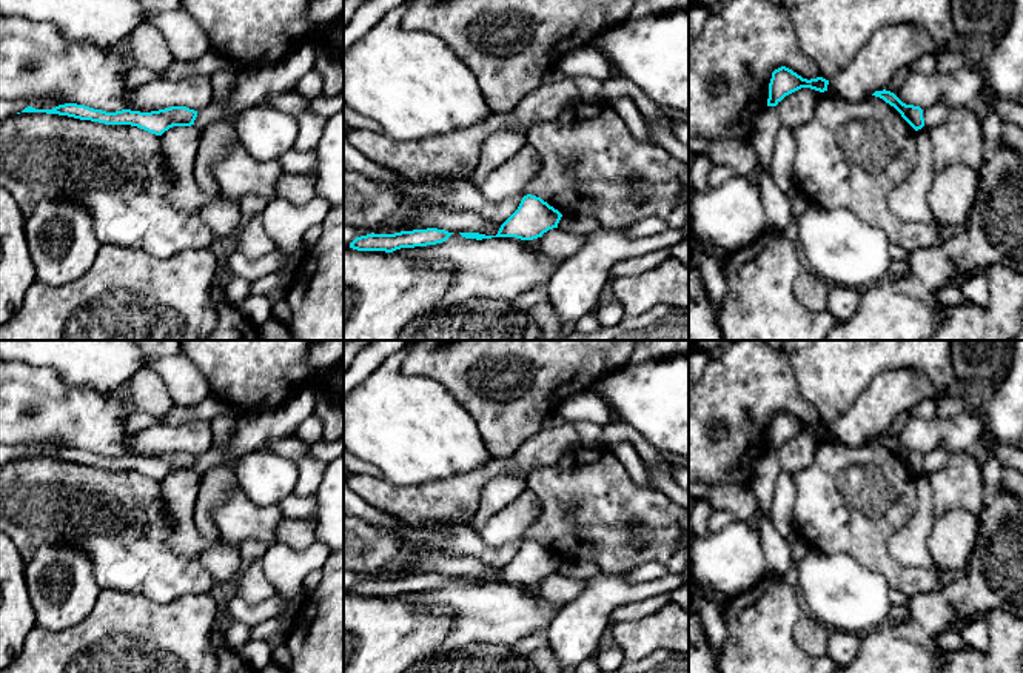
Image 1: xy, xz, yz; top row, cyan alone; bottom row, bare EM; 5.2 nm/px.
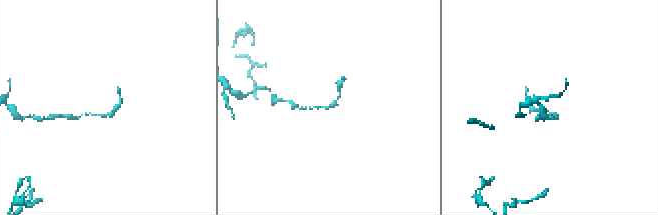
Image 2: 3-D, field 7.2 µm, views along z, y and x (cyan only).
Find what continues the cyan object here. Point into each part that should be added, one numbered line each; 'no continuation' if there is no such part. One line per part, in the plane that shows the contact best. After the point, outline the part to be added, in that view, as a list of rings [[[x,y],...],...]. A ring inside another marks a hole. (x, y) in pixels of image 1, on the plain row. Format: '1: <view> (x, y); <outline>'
no continuation

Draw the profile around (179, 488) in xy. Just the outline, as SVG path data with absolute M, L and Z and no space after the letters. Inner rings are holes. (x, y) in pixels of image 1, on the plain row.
M194 470L173 471L162 479L162 496L173 516L168 544L176 554L191 559L197 559L208 547L194 521L200 479Z

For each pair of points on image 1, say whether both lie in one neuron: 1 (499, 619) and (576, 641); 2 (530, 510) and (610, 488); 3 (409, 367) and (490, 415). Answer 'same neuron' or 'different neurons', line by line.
1: different neurons
2: different neurons
3: same neuron

